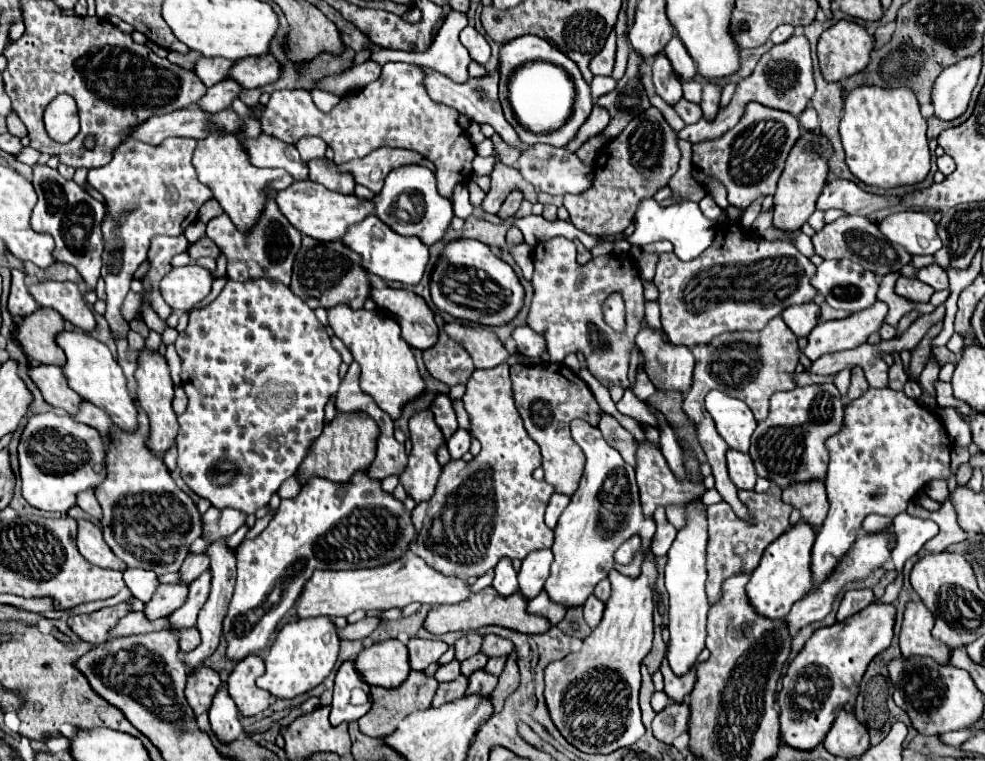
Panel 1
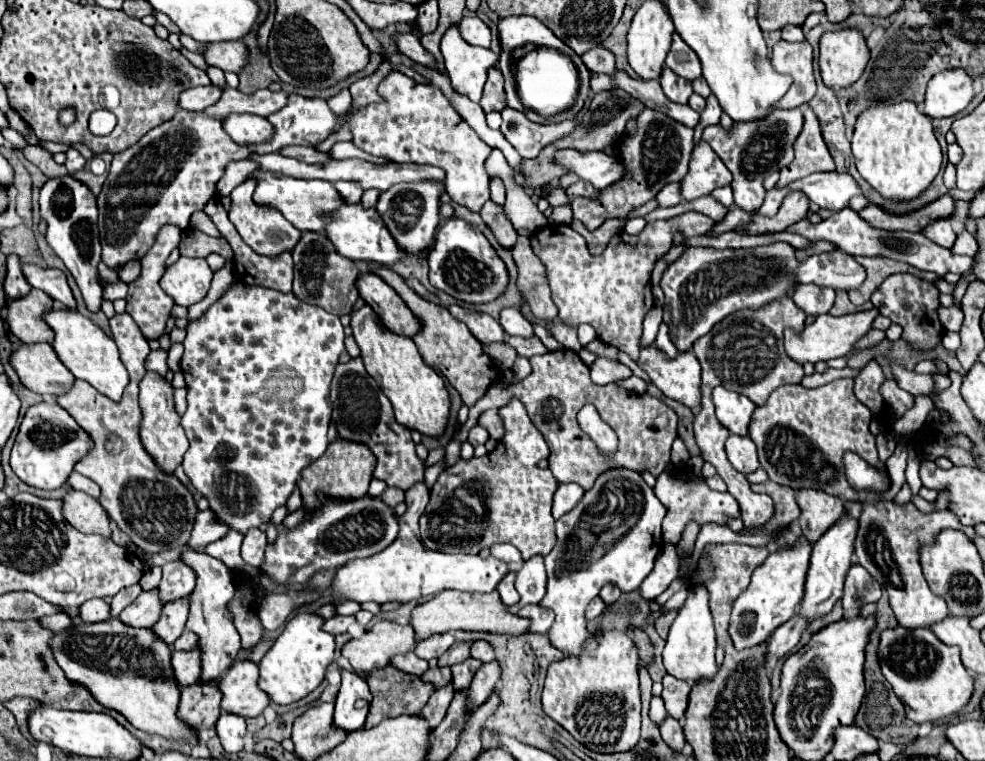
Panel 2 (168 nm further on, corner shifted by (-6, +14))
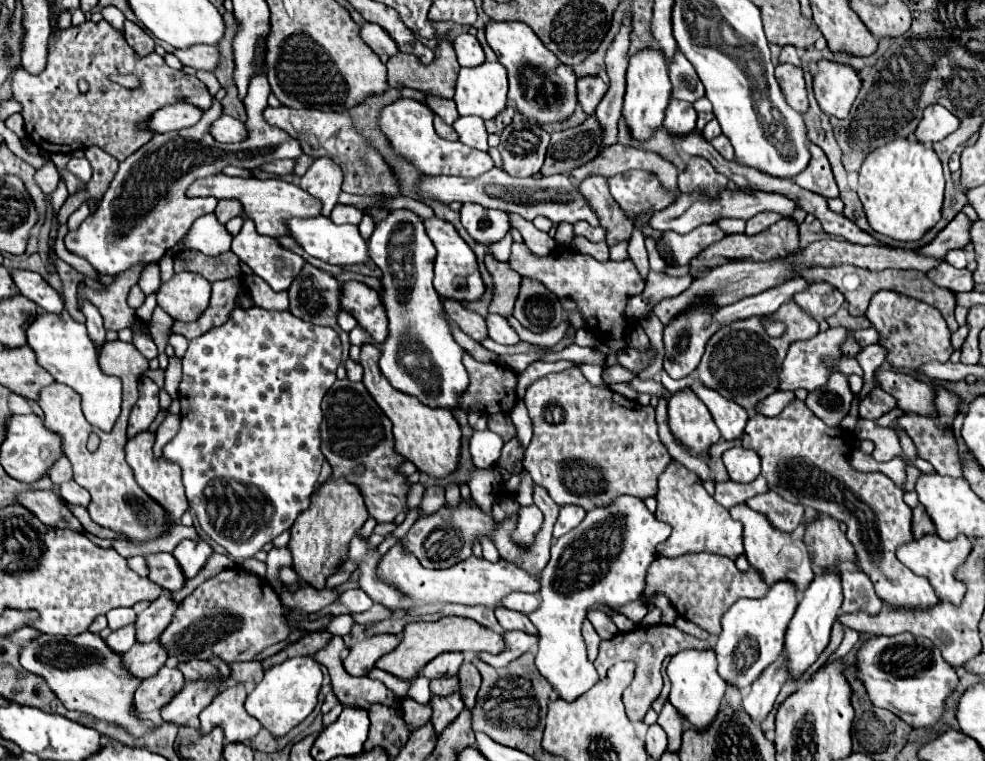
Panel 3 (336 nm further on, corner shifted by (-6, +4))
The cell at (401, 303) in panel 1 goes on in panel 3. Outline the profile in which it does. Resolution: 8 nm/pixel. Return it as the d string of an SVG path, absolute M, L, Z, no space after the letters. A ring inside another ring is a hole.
M359 281L341 283L341 309L353 315L377 343L387 337L387 315L381 307L379 293Z

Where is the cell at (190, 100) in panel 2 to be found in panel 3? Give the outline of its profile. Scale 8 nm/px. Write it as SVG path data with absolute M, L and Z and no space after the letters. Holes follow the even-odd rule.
M173 103L167 105L151 115L145 123L141 123L141 129L149 129L151 133L169 133L169 131L181 131L185 127L195 125L201 119L203 111L189 103Z

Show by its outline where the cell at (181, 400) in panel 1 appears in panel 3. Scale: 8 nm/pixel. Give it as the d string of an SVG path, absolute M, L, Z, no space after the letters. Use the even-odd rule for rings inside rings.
M167 415L163 419L163 423L159 425L157 433L155 433L155 445L153 445L153 455L155 459L161 457L161 449L165 447L165 443L169 443L169 439L173 439L173 435L177 433L179 429L179 415Z

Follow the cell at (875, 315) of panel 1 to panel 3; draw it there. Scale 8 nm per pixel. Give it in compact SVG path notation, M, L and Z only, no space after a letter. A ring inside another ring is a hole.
M831 327L827 331L821 331L817 333L815 337L811 339L805 339L805 341L795 341L789 351L787 351L787 357L783 361L783 367L781 367L781 373L779 373L779 383L777 383L777 391L795 391L795 389L807 389L807 391L813 391L817 387L821 387L827 377L829 377L829 371L827 367L823 365L823 357L839 357L841 351L839 351L839 345L845 341L847 337L847 329L843 327Z

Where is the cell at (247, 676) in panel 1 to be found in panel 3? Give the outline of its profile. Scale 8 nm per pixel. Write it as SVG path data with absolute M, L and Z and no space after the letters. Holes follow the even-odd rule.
M243 683L219 691L209 703L209 707L201 711L199 731L207 735L211 729L221 727L225 743L245 743L253 739L259 733L261 723L245 711L245 697L247 693Z

